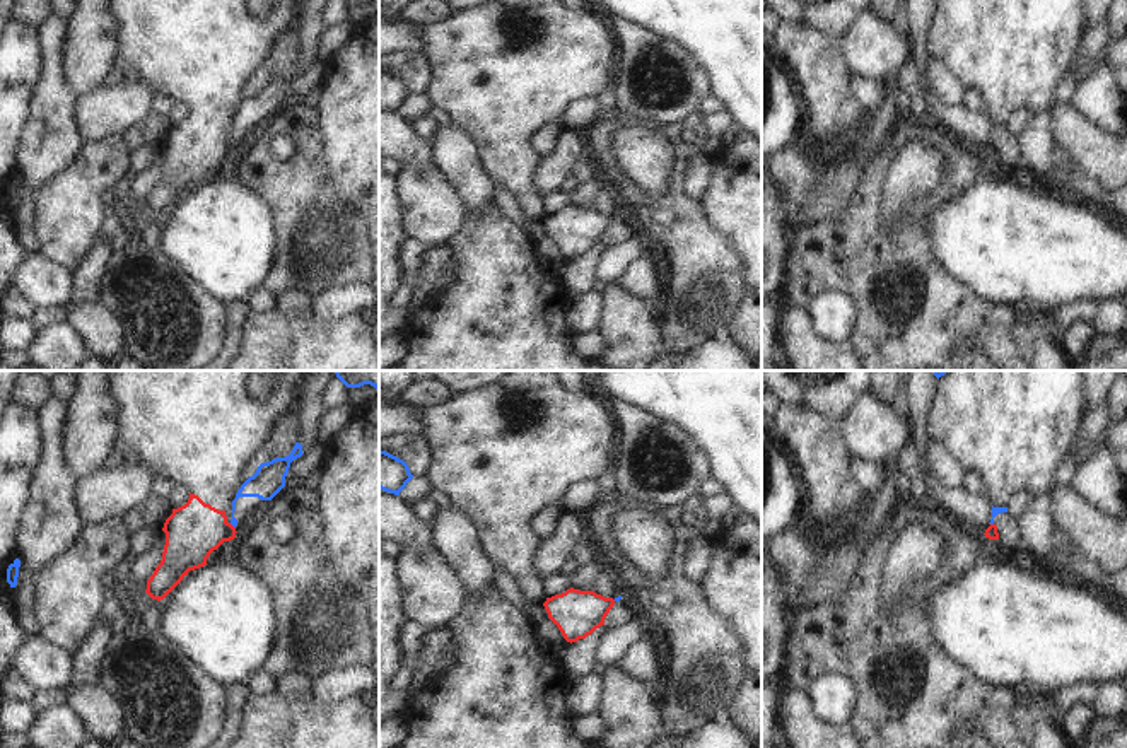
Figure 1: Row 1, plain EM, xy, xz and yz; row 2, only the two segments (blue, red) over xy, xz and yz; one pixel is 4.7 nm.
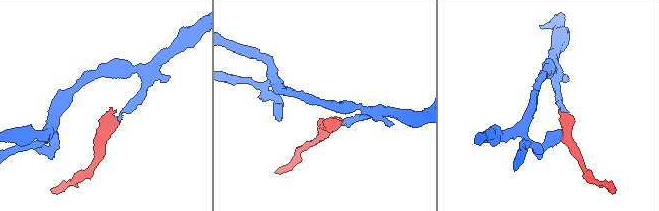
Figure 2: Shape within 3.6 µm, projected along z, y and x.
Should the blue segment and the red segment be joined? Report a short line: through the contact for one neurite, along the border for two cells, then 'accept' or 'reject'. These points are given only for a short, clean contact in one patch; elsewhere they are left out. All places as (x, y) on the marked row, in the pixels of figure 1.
xy (229, 523), (234, 528) | reject

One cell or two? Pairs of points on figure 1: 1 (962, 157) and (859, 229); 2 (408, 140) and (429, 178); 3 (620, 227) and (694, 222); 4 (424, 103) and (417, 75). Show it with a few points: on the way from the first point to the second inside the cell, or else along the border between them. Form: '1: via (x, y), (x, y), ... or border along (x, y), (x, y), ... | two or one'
1: via (945, 185), (897, 229), (887, 229) | one
2: border along (434, 163), (403, 168) | two
3: border along (622, 212), (629, 214), (641, 231) | two
4: border along (427, 91), (414, 94) | two

